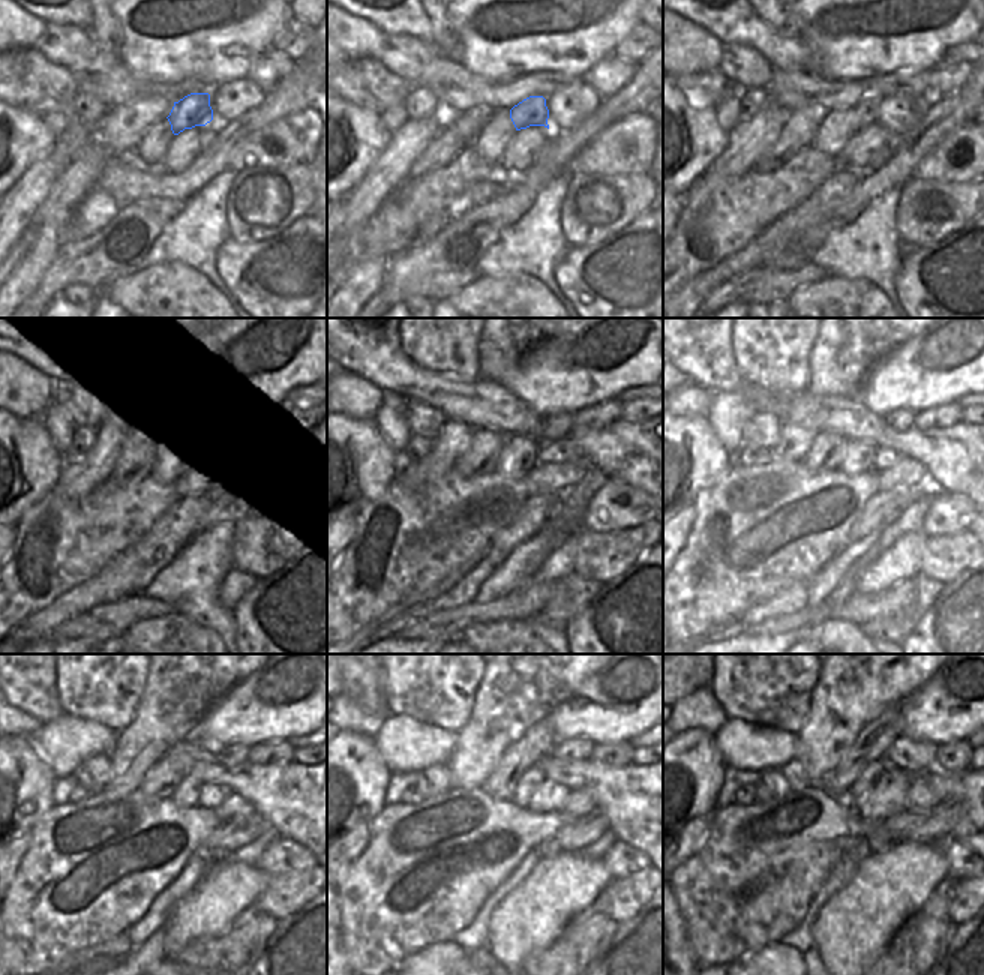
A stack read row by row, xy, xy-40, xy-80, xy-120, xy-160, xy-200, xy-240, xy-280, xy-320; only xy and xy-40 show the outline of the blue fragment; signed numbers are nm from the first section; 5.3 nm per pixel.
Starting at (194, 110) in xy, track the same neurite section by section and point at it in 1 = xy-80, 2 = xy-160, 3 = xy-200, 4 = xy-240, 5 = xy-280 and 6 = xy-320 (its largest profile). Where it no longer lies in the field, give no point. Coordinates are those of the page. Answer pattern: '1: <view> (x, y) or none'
1: xy-80 (867, 110)
2: xy-160 (557, 425)
3: xy-200 (900, 419)
4: xy-240 (231, 753)
5: xy-280 (573, 749)
6: xy-320 (915, 756)

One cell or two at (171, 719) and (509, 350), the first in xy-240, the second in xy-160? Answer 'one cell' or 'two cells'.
one cell

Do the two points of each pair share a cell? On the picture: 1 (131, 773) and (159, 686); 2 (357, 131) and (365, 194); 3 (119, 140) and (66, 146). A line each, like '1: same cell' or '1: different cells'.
1: same cell
2: different cells
3: different cells

